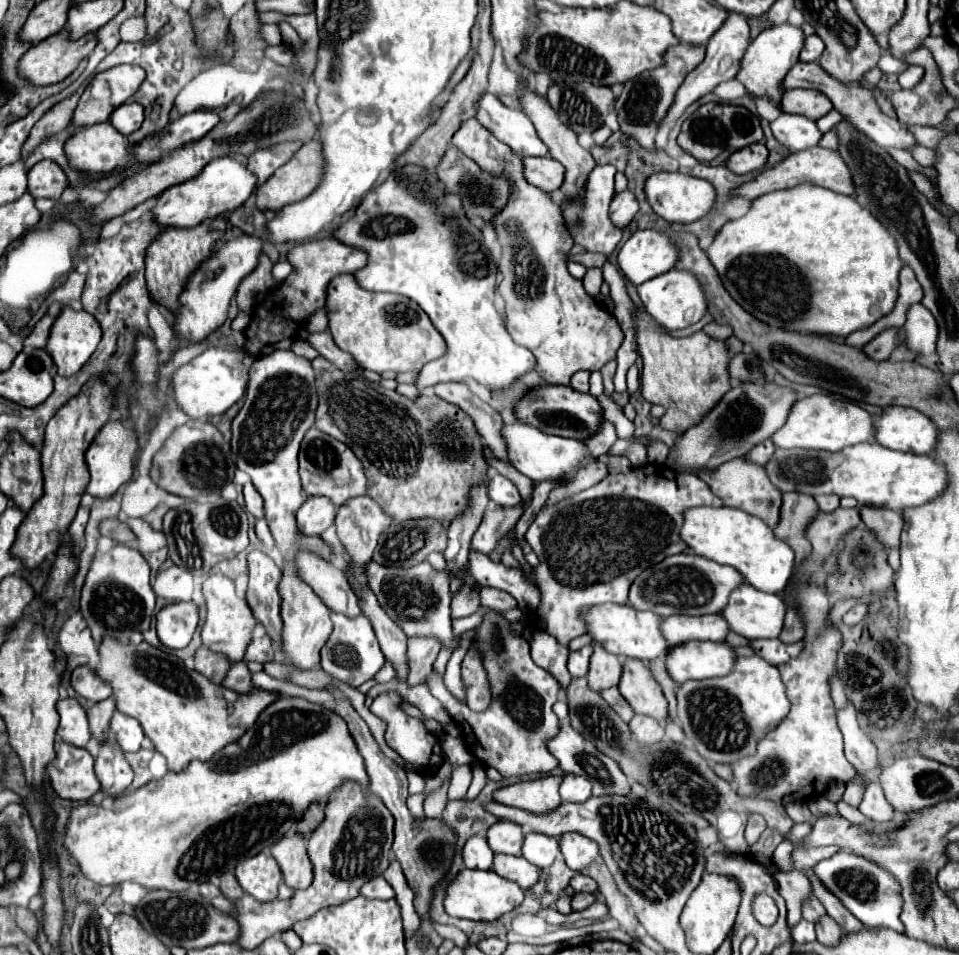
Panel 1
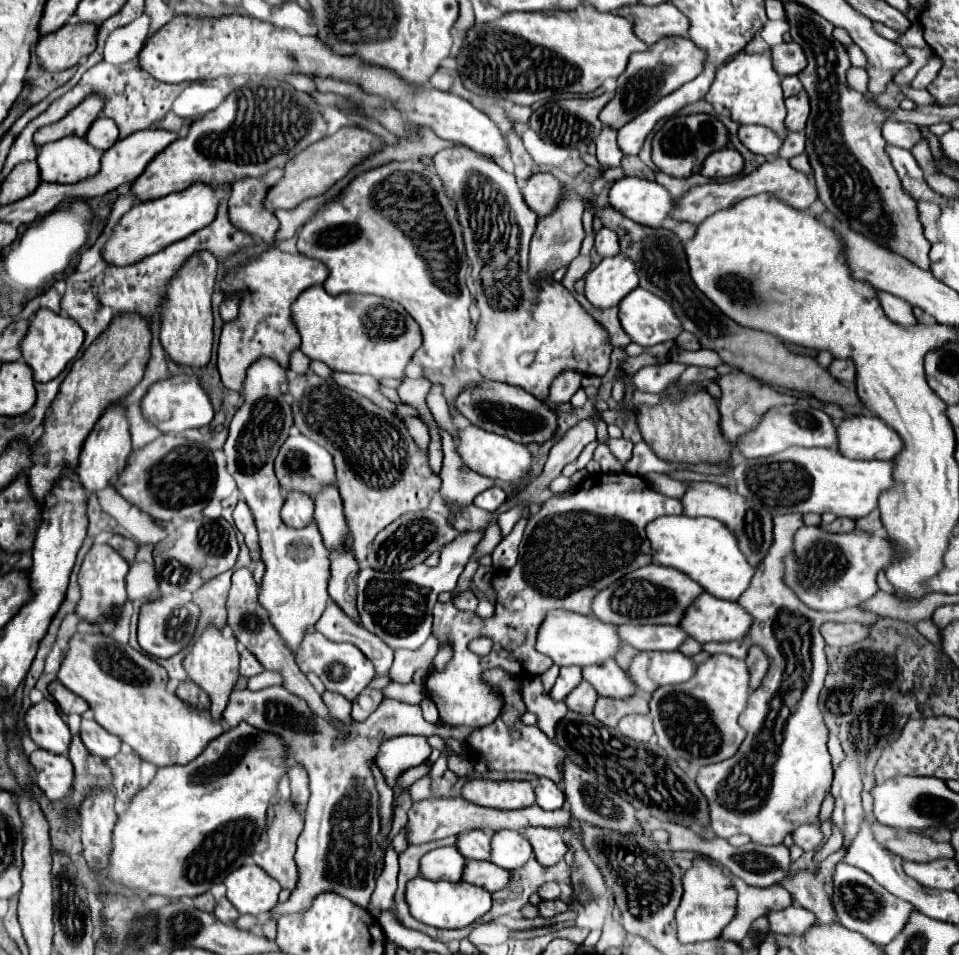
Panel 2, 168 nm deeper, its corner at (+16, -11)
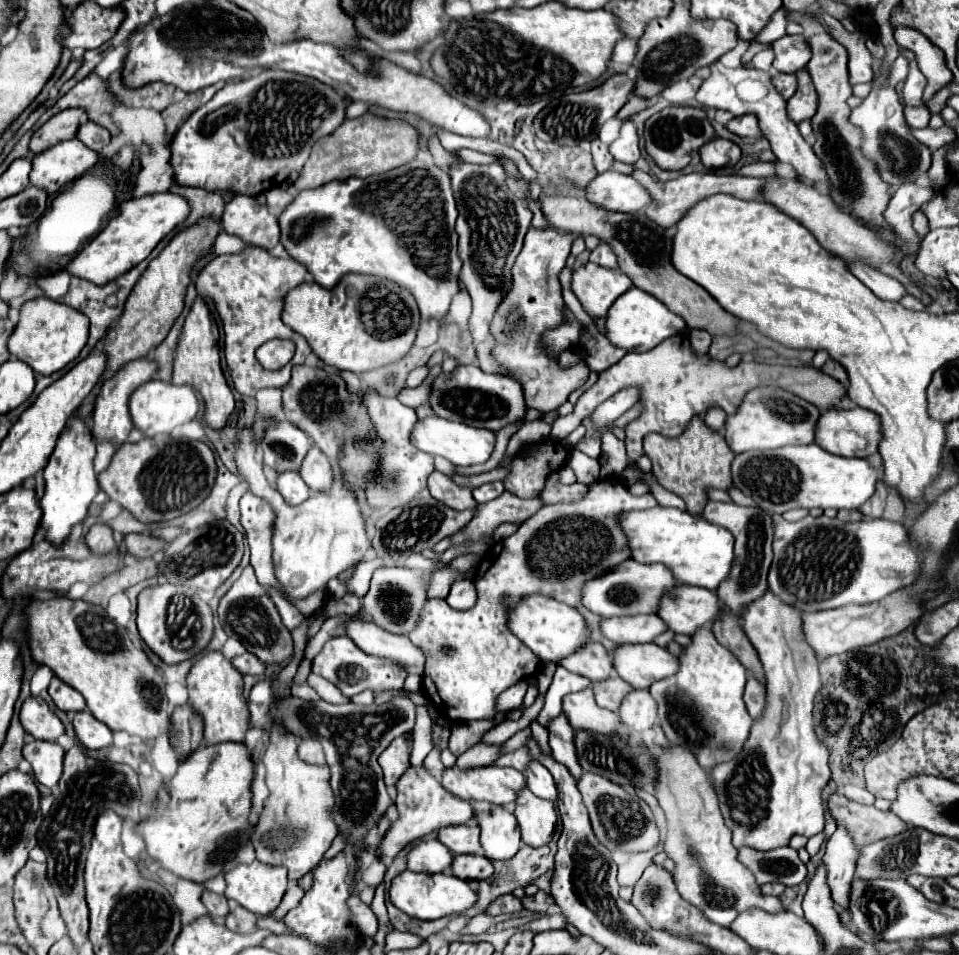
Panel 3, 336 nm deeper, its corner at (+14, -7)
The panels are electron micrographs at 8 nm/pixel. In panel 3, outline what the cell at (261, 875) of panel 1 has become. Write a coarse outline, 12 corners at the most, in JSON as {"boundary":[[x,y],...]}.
{"boundary":[[258,860],[224,873],[228,898],[258,916],[278,908],[288,870]]}

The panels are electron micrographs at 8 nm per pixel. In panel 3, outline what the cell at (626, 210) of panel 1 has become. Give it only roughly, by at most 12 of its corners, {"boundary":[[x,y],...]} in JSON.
{"boundary":[[604,242],[590,252],[590,262],[618,268],[614,252]]}

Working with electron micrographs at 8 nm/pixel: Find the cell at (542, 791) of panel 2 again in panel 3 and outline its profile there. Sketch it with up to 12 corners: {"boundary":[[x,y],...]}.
{"boundary":[[530,760],[524,776],[538,798],[556,800],[552,774]]}

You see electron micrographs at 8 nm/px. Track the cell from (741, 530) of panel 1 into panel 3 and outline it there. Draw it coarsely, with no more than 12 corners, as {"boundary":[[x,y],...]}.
{"boundary":[[654,506],[622,512],[632,560],[716,590],[734,536]]}

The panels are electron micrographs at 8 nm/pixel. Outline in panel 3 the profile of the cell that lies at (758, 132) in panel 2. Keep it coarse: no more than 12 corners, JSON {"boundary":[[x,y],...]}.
{"boundary":[[750,114],[726,124],[740,138],[762,138],[758,120]]}

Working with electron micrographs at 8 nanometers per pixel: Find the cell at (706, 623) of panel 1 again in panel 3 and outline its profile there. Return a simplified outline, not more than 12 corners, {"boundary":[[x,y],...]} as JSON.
{"boundary":[[656,614],[602,618],[616,644],[644,644],[666,624]]}

